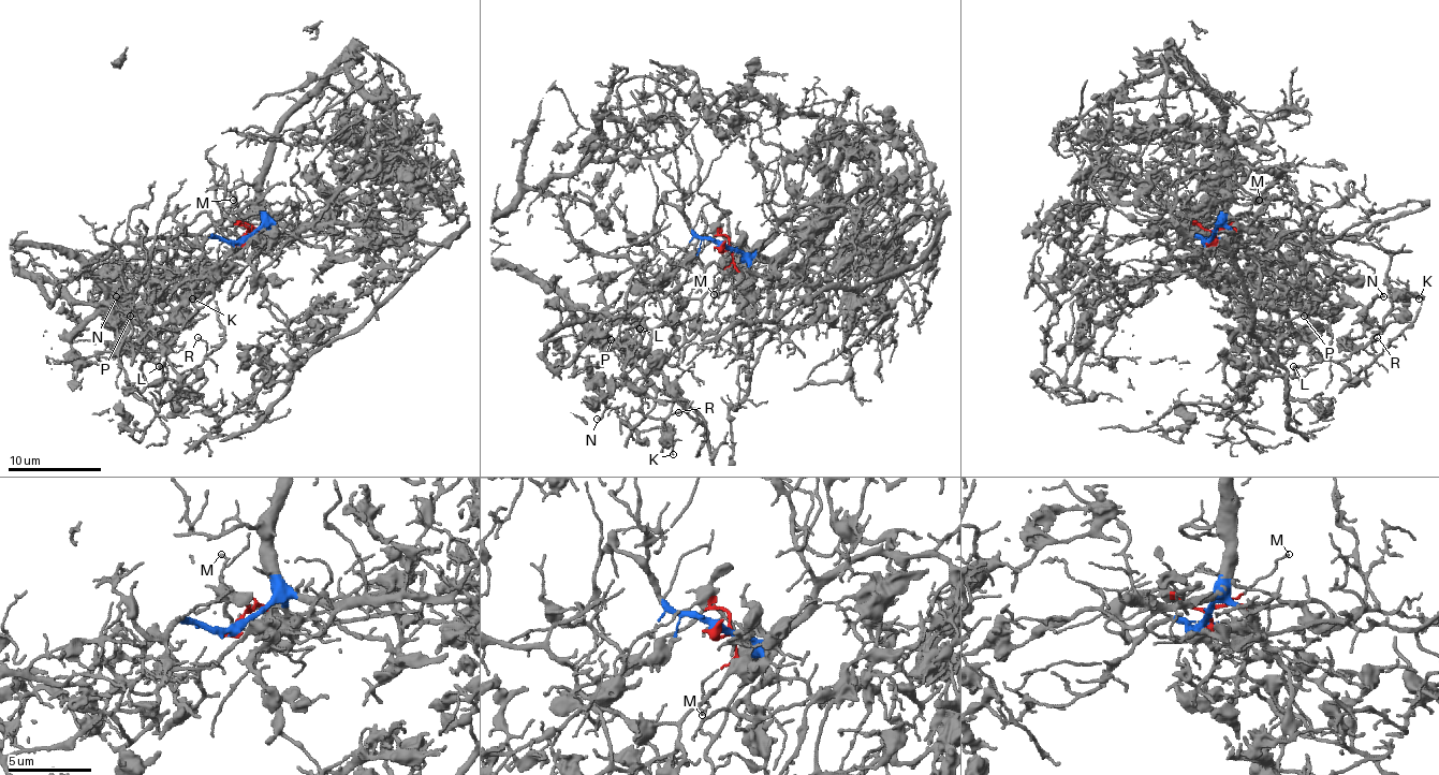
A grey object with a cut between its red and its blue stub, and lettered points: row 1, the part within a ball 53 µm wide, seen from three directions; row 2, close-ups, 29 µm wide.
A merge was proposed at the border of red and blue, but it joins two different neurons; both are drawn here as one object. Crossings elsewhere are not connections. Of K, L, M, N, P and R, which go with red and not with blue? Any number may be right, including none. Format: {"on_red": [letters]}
{"on_red": ["K", "L", "M", "N", "P", "R"]}

